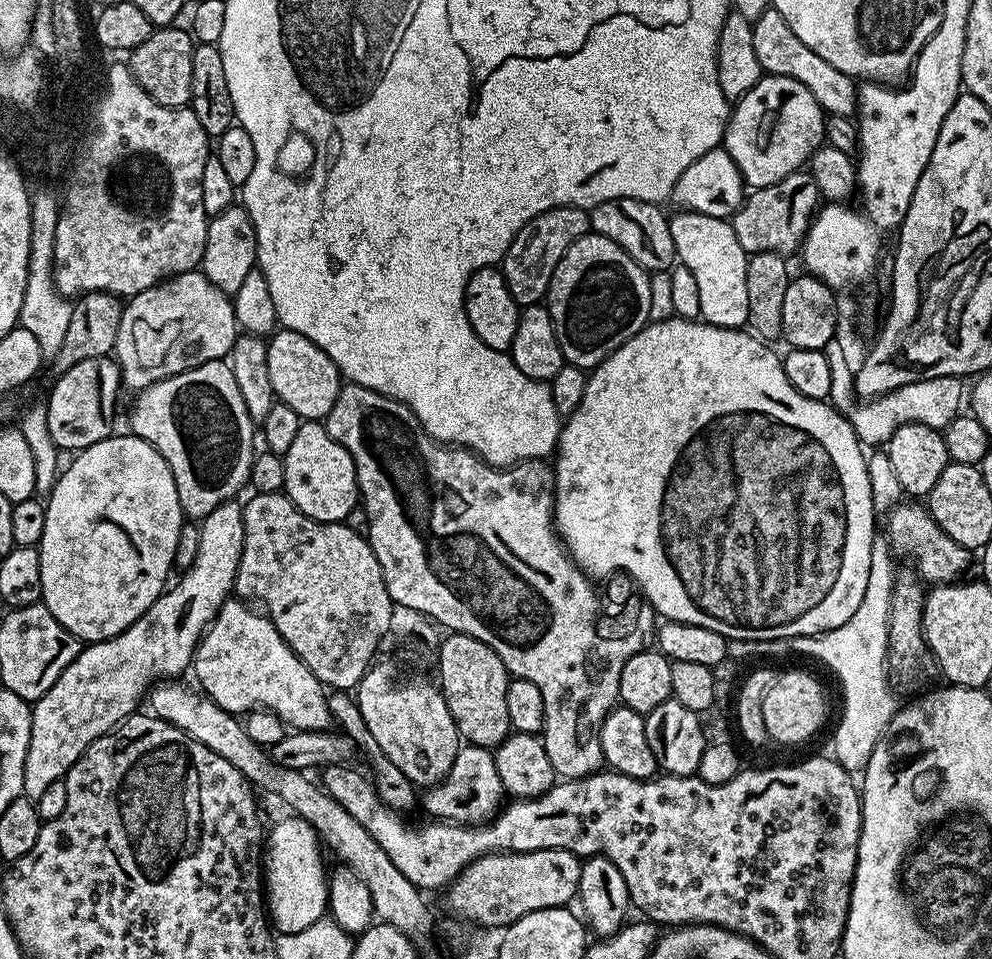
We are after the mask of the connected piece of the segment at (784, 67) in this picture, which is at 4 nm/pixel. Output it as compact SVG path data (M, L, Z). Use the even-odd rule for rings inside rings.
M769 6L762 14L762 18L752 21L752 29L754 50L758 53L761 69L767 75L785 76L794 78L794 82L802 82L802 86L806 86L806 90L814 94L814 102L818 102L818 106L824 109L827 115L851 117L855 113L857 81L842 74L838 66L830 66L826 58L814 54L814 50L810 50L810 46L806 46L806 42L802 42L802 38L798 38L798 34L794 34L790 26L786 26L782 14L778 14L776 8Z

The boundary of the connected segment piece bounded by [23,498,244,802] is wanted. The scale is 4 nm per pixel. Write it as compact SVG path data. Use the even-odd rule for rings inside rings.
M233 498L222 502L222 506L214 506L210 514L199 521L198 554L188 568L183 569L180 581L163 591L159 598L145 610L128 629L108 640L89 643L81 647L79 654L62 670L58 682L42 694L40 700L31 705L32 725L30 726L30 746L26 750L26 766L24 767L23 795L29 800L42 798L46 786L55 780L63 780L68 772L82 758L82 754L100 736L111 732L117 724L133 715L136 708L145 699L146 693L157 682L176 678L179 672L188 672L192 653L200 645L203 636L213 618L220 613L222 606L233 595L238 574L238 562L242 558L244 545L244 510L239 499Z

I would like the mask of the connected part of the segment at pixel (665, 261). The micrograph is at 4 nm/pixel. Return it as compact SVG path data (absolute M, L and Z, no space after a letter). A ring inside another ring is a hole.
M610 198L610 202L596 204L590 209L590 228L595 235L610 238L610 242L614 242L626 254L630 254L630 258L634 258L634 262L641 264L649 273L667 272L677 263L677 258L674 238L668 225L669 217L664 216L664 210L659 204L642 202L634 198Z

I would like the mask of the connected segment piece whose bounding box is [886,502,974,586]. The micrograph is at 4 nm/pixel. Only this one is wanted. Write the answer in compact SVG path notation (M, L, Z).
M908 502L912 504L900 504L888 516L888 537L886 543L893 553L901 552L904 556L909 556L916 565L914 571L921 581L927 582L929 585L950 584L961 579L960 576L968 568L968 563L973 563L974 556L971 551L962 546L958 546L958 542L954 542L954 538L950 538L939 528L934 522L934 518L929 514L927 507L920 502Z

